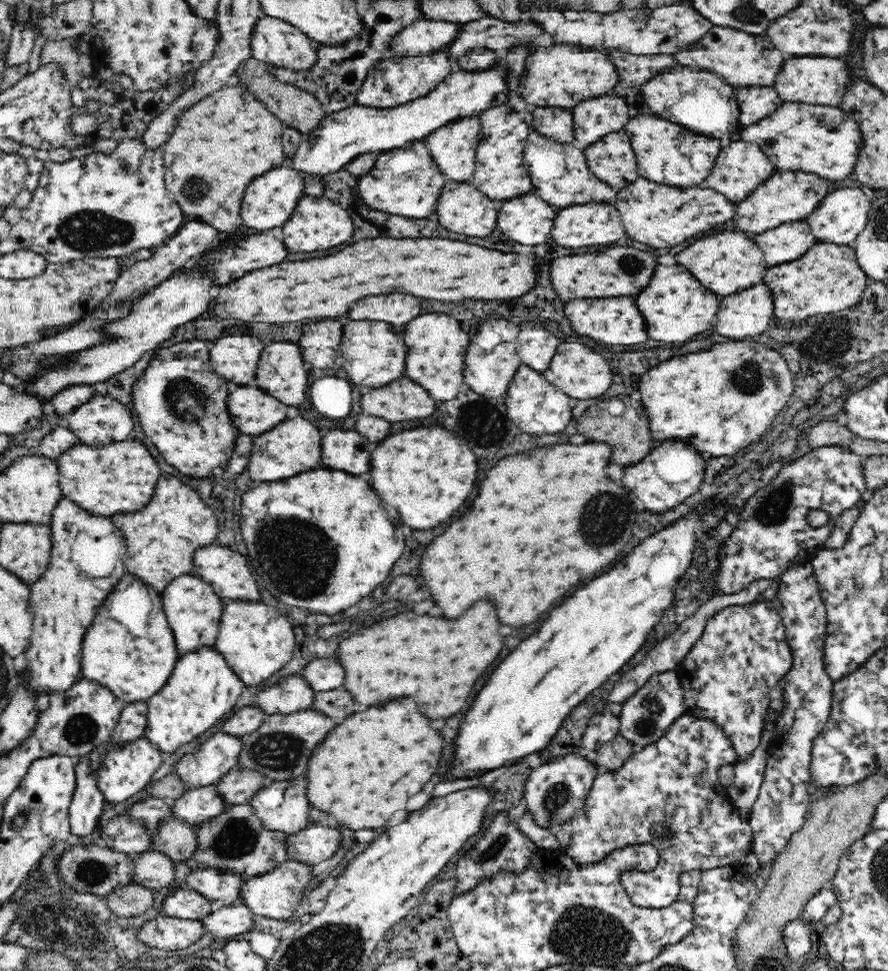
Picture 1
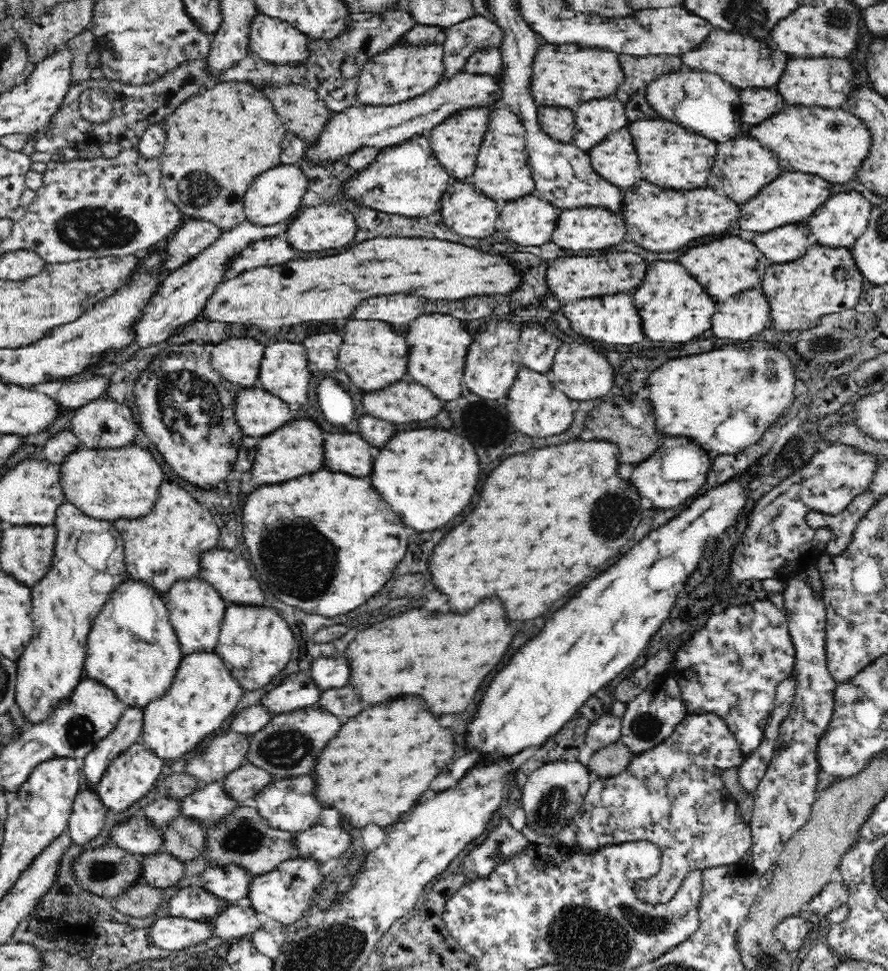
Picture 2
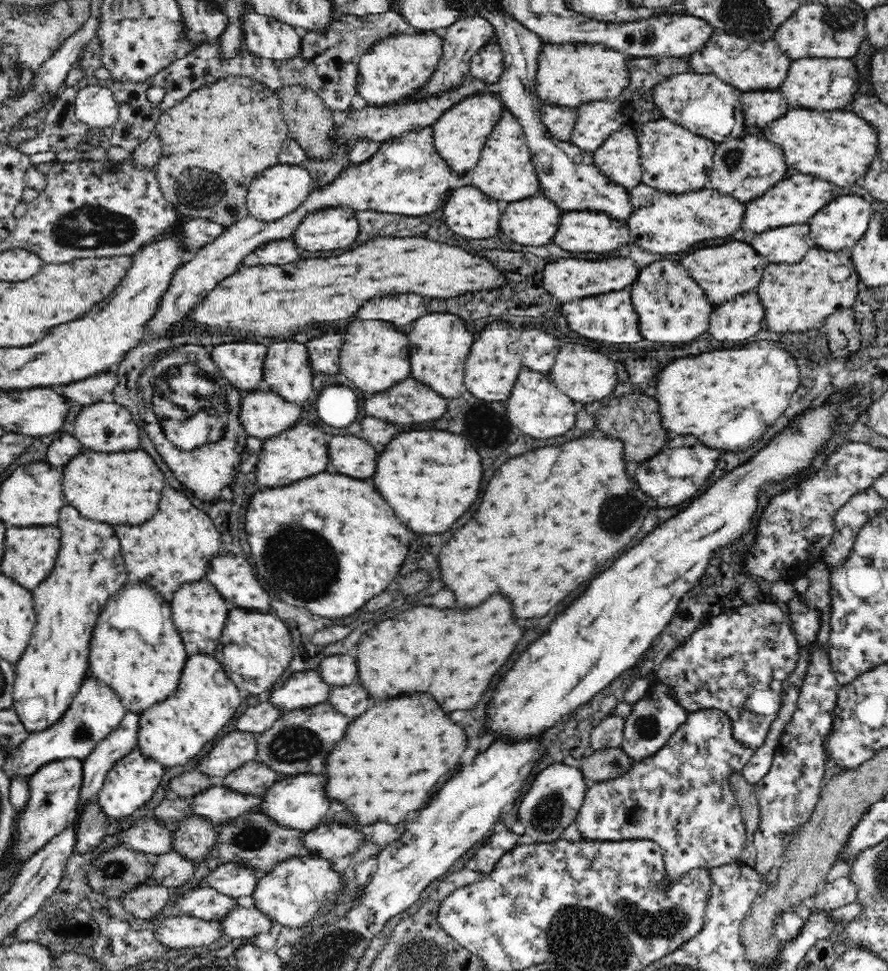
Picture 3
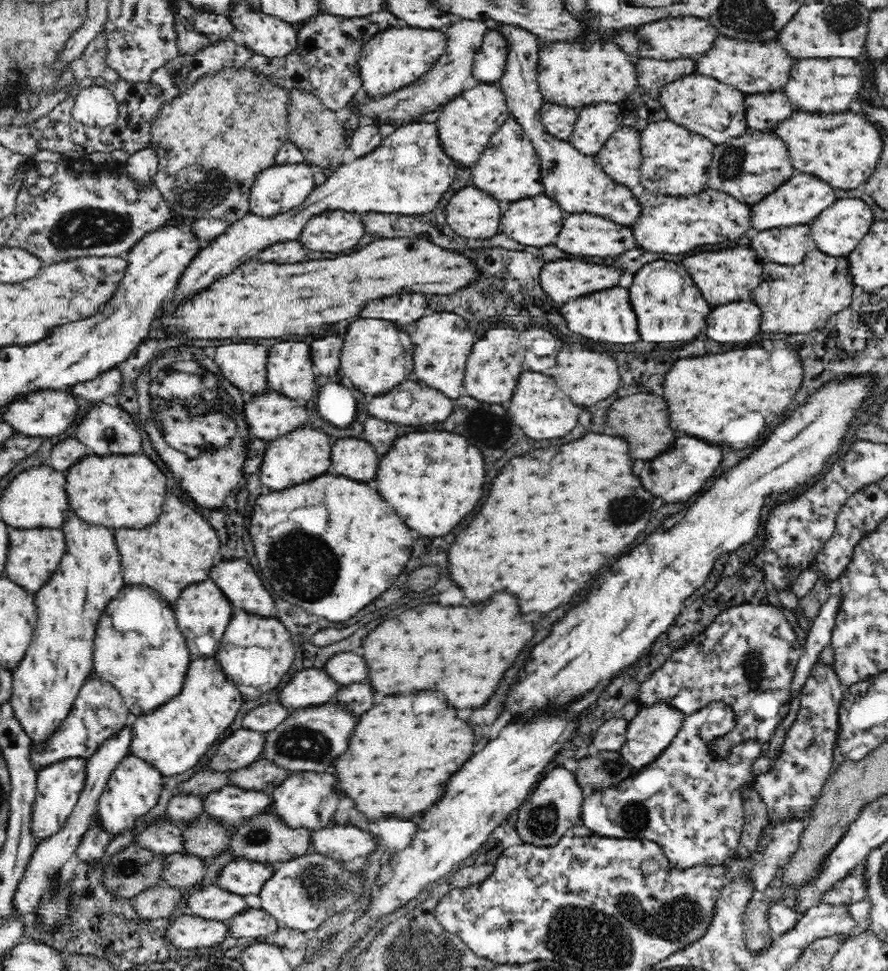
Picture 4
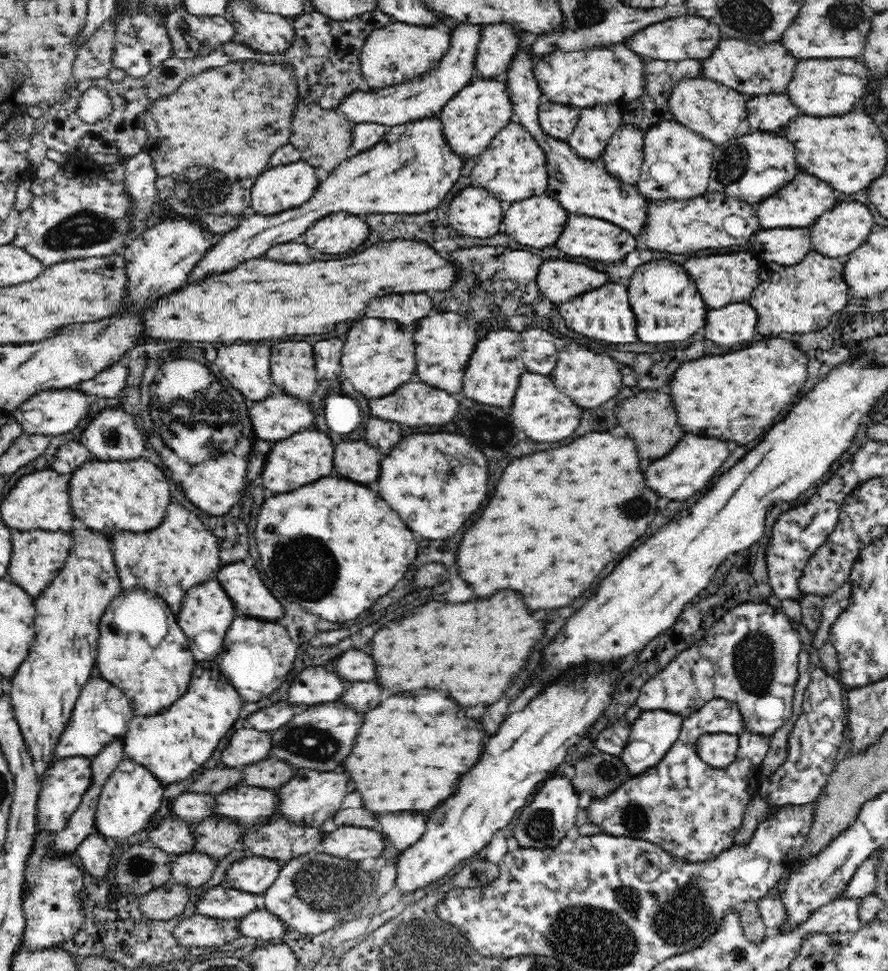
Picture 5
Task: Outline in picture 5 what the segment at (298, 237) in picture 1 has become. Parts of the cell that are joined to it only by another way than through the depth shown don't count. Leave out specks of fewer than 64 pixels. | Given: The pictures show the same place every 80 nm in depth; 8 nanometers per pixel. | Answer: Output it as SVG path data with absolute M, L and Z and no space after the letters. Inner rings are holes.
M334 212L326 218L314 220L306 230L306 246L316 248L324 254L344 254L358 248L358 244L368 236L368 226L360 215Z

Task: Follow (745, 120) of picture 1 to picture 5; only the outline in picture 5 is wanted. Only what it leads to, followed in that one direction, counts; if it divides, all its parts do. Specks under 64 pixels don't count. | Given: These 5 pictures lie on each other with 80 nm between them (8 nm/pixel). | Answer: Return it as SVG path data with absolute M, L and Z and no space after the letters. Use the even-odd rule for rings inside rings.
M762 94L749 98L747 119L749 129L747 134L758 131L777 133L776 128L790 122L794 116L798 116L796 106L790 102L786 94Z

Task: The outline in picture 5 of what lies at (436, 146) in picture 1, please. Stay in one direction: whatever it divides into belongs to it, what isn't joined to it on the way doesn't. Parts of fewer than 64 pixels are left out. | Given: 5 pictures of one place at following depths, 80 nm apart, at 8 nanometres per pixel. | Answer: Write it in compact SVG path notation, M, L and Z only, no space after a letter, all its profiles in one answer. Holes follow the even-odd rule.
M480 79L475 83L472 82L451 98L437 117L442 123L442 137L446 145L452 154L456 154L456 157L462 160L480 156L495 134L514 120L506 85L496 79Z

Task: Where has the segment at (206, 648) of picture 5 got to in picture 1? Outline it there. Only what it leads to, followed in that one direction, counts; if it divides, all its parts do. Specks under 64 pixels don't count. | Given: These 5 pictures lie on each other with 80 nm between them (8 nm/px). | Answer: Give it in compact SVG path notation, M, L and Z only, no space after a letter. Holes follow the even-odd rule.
M193 573L180 574L166 584L160 596L180 656L197 650L198 646L214 646L221 622L222 598L218 598L207 582Z

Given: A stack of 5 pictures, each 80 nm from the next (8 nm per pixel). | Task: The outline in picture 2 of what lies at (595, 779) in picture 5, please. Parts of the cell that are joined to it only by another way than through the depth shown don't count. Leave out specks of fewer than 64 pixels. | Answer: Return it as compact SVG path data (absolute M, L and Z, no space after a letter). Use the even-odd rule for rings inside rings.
M619 739L595 751L588 766L594 776L616 775L626 768L635 754Z

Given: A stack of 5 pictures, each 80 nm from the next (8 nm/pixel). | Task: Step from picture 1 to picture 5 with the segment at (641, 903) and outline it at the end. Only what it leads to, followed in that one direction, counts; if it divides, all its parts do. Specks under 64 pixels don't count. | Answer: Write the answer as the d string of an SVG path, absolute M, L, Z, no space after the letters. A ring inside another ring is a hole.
M721 698L709 700L704 706L683 718L676 742L654 766L633 775L632 779L623 782L616 790L604 796L592 797L586 808L588 820L590 824L598 826L602 834L652 842L681 864L718 860L720 854L737 846L736 835L744 822L748 800L758 791L758 778L762 773L764 754L768 752L768 742L769 738L760 735L741 734L740 711L734 703ZM720 733L738 734L739 746L734 760L728 766L716 768L702 760L698 754L698 741L704 735Z

